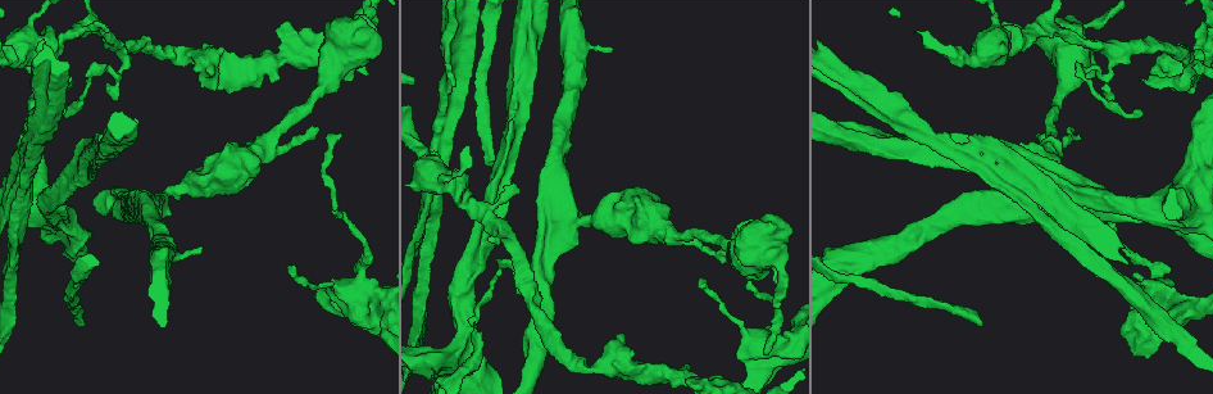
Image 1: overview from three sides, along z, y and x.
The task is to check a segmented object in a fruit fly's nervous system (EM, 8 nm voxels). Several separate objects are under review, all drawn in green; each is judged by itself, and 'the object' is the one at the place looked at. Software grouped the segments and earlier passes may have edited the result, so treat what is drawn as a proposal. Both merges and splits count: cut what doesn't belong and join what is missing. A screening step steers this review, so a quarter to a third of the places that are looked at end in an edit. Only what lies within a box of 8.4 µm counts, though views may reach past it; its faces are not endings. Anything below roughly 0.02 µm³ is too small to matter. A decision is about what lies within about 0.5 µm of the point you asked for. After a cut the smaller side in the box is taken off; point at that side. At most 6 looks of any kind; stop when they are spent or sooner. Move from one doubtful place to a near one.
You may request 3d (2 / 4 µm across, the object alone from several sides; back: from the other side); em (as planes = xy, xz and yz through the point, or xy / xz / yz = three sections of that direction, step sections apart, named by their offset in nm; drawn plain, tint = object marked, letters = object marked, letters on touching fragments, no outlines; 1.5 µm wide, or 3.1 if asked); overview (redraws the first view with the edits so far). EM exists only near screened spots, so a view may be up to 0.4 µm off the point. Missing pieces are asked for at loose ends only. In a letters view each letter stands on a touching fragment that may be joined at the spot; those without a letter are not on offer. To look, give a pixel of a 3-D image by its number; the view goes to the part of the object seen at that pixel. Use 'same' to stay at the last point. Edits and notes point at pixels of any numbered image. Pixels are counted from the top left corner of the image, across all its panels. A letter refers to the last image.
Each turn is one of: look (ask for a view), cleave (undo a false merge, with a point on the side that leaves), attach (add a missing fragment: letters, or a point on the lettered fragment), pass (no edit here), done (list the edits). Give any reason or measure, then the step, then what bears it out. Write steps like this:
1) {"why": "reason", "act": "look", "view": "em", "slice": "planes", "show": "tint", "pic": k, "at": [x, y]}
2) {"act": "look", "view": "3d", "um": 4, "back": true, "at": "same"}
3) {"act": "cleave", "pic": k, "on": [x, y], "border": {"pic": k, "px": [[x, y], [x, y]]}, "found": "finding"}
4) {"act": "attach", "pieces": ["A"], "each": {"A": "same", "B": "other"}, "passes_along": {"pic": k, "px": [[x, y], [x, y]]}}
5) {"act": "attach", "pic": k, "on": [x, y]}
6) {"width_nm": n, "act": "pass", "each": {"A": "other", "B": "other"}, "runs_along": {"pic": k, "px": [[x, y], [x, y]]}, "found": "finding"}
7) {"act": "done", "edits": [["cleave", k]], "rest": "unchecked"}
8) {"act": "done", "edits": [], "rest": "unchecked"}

{"why": "four-way junction", "act": "look", "view": "3d", "um": 4, "back": true, "pic": 1, "at": [164, 199]}

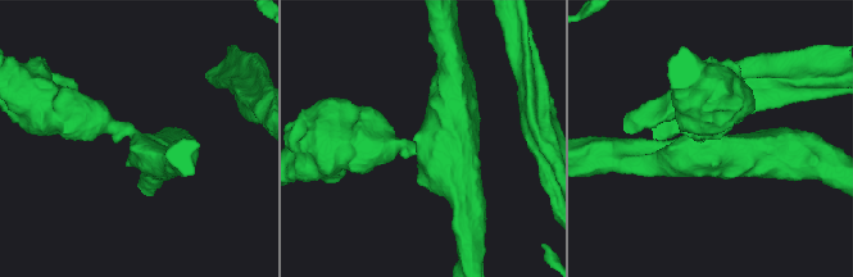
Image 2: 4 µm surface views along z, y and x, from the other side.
{"arms": 4, "act": "look", "view": "em", "slice": "planes", "show": "letters", "pic": 2, "at": [699, 142]}

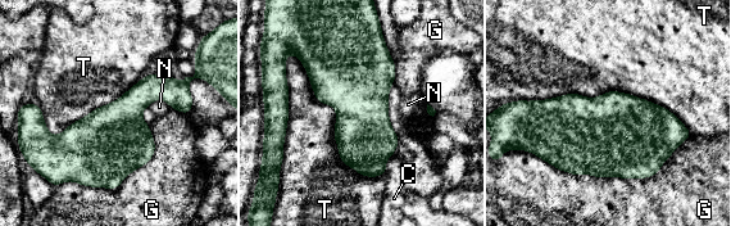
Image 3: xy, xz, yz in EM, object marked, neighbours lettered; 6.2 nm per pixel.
{"longest_contact_nm": ["T", 1100], "act": "pass", "each": {"C": "other", "G": "other", "N": "other", "T": "other"}, "found": "one neuron here"}

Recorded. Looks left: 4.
{"why": "three-way junction", "act": "look", "view": "em", "slice": "planes", "show": "letters", "pic": 1, "at": [118, 45]}

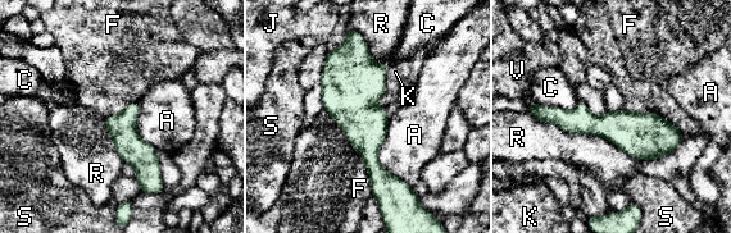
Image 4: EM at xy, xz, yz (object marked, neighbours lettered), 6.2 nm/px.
{"width_nm": 220, "act": "pass", "each": {"A": "other", "C": "other", "F": "other", "J": "other", "K": "other", "R": "other", "S": "other", "V": "other"}, "runs_along": {"pic": 4, "px": [[531, 108], [639, 135], [672, 135]]}, "found": "continuous, no second neuron"}

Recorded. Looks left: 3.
{"why": "long arm stops here", "act": "look", "view": "em", "slice": "planes", "show": "letters", "pic": 1, "at": [83, 324]}

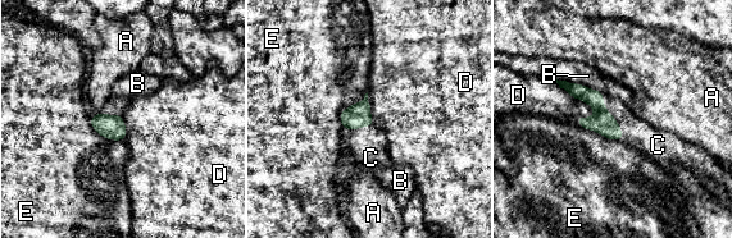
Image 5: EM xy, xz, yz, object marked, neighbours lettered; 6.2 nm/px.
{"width_nm": 150, "act": "attach", "pieces": ["C"], "each": {"A": "other", "B": "other", "C": "same", "D": "other", "E": "other"}, "found": "it goes on there"}

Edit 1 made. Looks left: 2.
{"act": "done", "edits": [["attach", 5]], "rest": "unchecked"}

